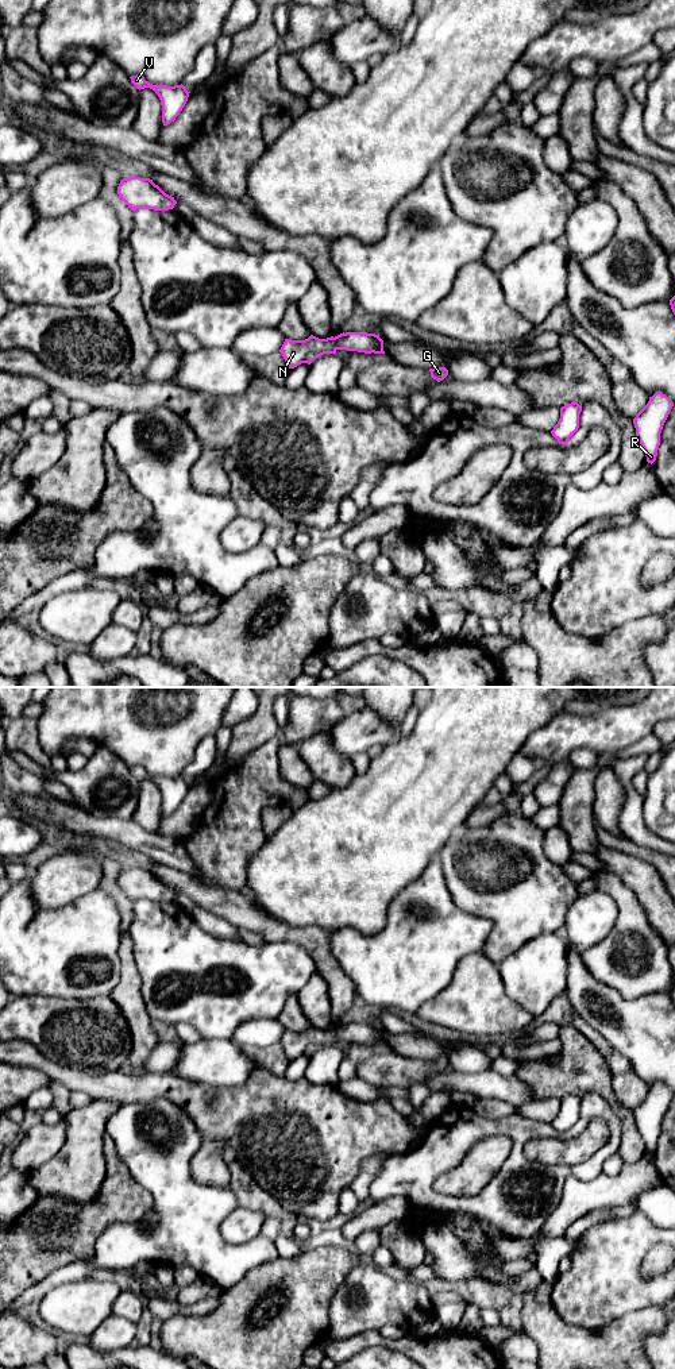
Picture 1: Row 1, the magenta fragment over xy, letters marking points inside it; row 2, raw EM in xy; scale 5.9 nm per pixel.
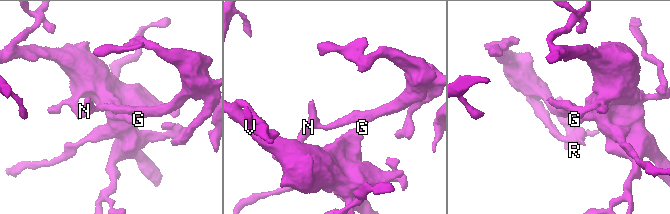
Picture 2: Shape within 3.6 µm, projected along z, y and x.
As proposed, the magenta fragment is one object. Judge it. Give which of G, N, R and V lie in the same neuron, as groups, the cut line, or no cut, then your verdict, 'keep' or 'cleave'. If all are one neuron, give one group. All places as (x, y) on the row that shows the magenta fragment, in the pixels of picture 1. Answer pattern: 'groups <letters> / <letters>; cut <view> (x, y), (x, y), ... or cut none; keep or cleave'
groups G N R V; cut none; keep

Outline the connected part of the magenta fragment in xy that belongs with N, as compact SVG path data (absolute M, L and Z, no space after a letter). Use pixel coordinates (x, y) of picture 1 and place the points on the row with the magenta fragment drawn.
M343 332L327 339L319 339L313 335L305 340L285 339L279 352L289 369L294 369L301 363L310 365L324 354L336 354L338 350L385 354L383 340L379 335L367 332Z

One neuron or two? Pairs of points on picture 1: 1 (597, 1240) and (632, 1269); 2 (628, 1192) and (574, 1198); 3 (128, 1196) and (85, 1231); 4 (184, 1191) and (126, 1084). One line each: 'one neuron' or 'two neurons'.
1: one neuron
2: one neuron
3: one neuron
4: two neurons

